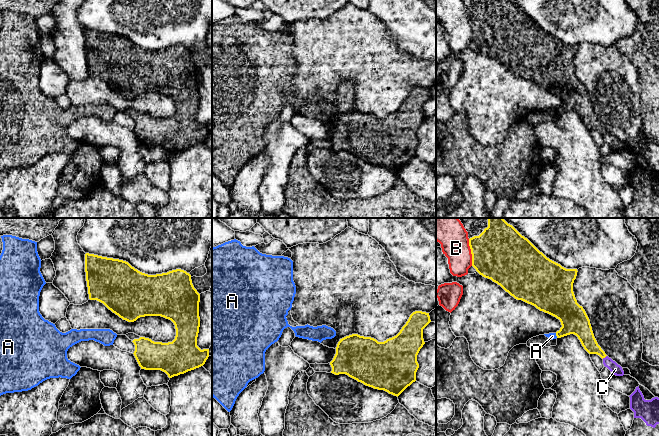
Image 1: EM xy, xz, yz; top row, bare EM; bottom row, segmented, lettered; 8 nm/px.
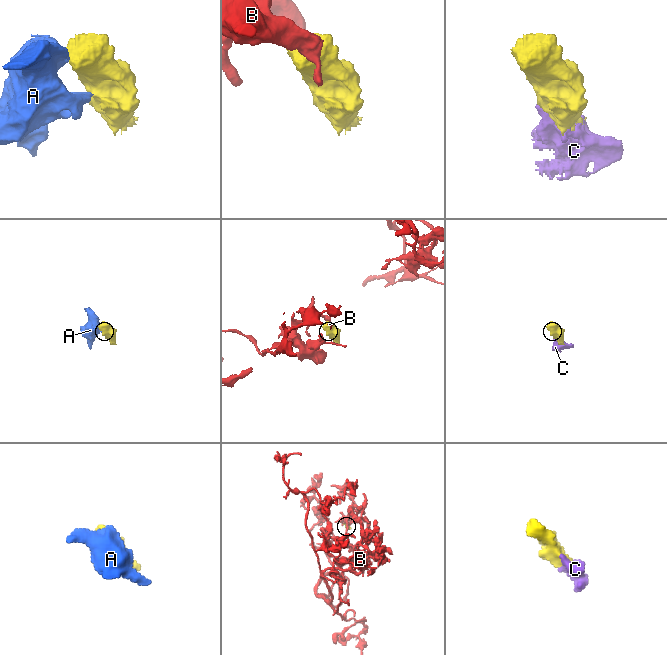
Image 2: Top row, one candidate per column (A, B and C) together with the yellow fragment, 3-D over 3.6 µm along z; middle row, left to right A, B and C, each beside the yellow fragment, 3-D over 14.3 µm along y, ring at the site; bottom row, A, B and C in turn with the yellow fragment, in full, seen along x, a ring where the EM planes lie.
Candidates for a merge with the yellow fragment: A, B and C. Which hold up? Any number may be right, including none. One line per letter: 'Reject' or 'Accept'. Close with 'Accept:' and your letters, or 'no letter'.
A: Reject
B: Reject
C: Accept
Accept: C

